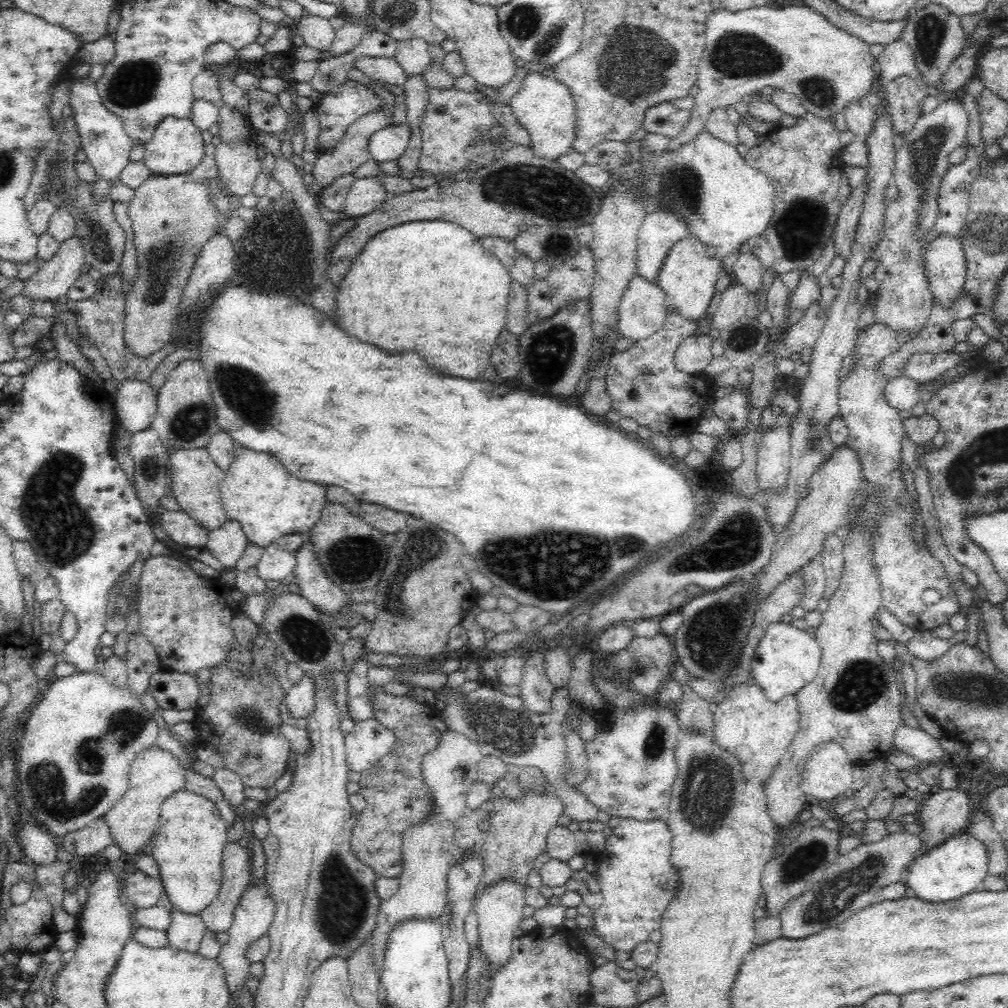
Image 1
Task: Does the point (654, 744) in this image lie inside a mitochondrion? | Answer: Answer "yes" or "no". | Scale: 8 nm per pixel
yes

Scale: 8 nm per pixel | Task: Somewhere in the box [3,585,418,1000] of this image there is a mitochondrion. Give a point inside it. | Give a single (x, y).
(45, 781)

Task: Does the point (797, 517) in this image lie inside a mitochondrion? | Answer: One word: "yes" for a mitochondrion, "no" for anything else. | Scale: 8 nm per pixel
no

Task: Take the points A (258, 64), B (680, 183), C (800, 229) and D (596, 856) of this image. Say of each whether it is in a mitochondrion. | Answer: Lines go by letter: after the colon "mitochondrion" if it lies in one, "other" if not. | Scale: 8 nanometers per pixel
A: other
B: mitochondrion
C: mitochondrion
D: other

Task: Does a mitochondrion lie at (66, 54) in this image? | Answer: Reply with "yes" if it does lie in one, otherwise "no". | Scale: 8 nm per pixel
no

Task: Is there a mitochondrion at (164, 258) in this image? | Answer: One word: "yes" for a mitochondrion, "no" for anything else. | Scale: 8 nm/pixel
yes

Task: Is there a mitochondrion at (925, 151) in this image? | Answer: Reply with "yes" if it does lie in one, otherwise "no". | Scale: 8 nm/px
yes

